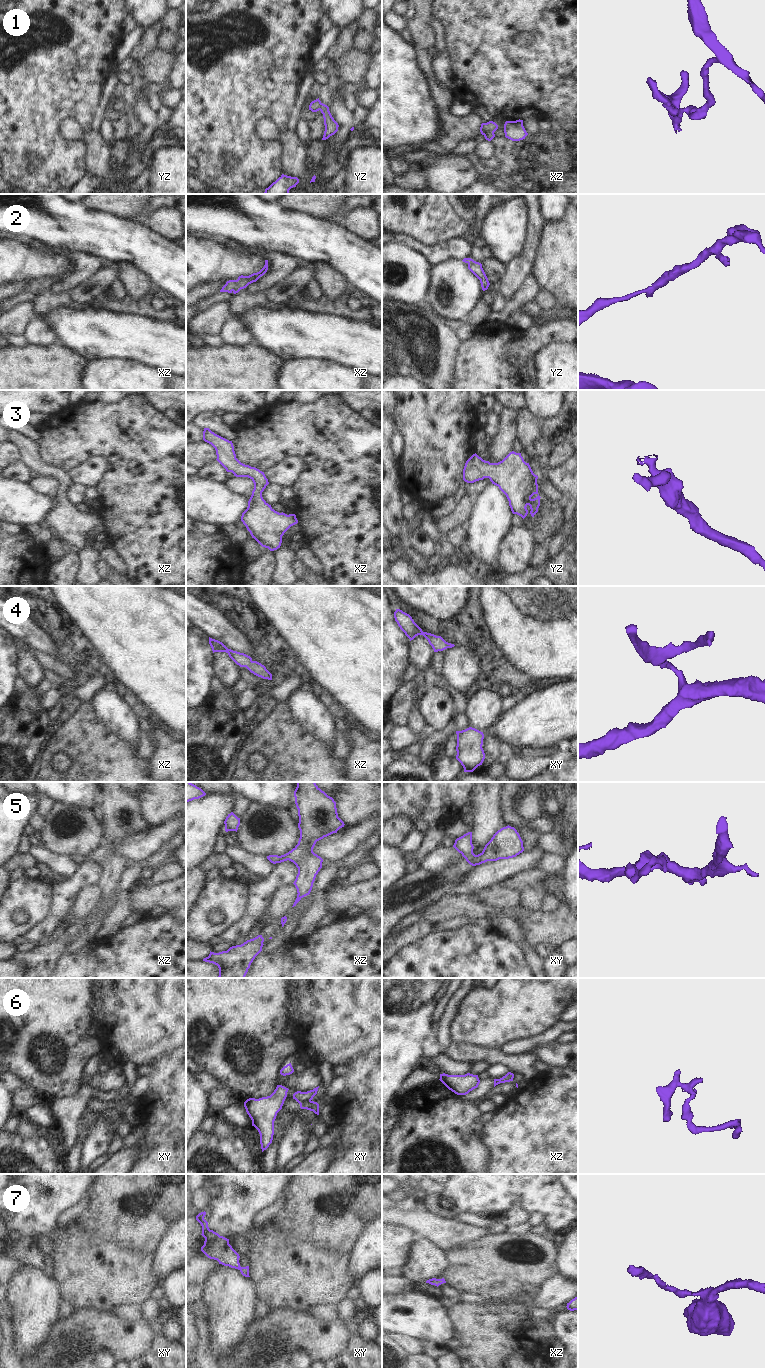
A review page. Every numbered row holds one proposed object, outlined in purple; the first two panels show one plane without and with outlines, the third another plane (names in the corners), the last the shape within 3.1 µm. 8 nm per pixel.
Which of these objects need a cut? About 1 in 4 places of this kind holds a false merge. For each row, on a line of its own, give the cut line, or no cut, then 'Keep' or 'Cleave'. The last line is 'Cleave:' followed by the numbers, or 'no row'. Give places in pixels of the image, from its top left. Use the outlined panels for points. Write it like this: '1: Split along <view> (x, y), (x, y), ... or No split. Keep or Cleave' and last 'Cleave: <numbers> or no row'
1: Split along xz (493, 132), (483, 134). Cleave
2: No split. Keep
3: No split. Keep
4: No split. Keep
5: No split. Keep
6: Split along xy (310, 1100), (299, 1103). Cleave
7: No split. Keep
Cleave: 1, 6.

